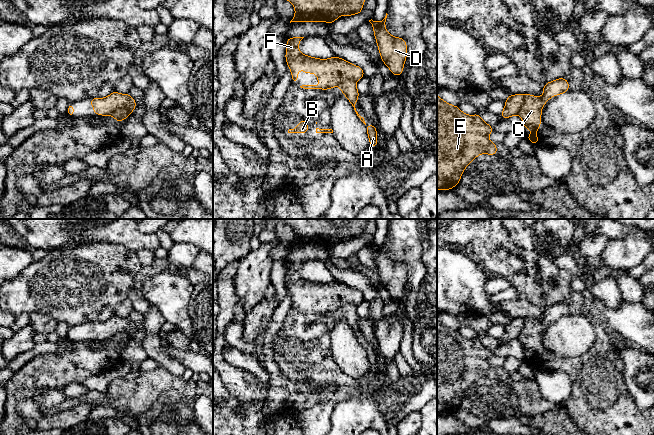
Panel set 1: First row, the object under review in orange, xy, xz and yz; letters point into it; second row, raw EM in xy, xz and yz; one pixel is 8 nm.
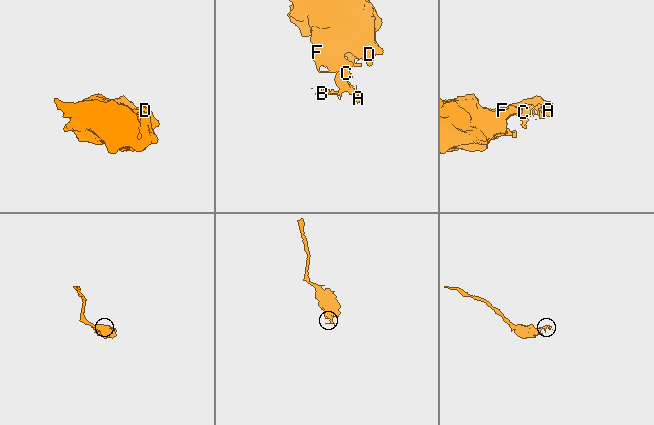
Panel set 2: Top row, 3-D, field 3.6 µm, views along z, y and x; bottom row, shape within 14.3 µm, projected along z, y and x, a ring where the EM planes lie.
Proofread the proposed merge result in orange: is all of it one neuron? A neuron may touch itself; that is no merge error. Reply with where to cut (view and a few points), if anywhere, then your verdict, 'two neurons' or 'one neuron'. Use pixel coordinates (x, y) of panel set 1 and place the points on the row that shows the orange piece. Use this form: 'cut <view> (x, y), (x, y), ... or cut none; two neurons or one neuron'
cut xy (131, 112), (126, 107), (119, 107), (111, 114); two neurons

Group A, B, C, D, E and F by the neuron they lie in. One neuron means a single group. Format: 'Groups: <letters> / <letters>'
Groups: A B C / D E F

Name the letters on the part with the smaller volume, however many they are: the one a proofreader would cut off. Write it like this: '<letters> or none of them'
A, B, C

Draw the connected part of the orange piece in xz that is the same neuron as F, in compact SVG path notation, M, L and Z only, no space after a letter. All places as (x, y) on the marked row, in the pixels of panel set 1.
M304 37L287 38L286 63L292 74L292 82L297 83L298 71L304 70L305 74L313 72L321 85L302 85L304 89L328 90L334 88L345 80L358 81L364 77L361 67L353 65L348 61L334 56L329 59L319 59L302 54L298 45Z

